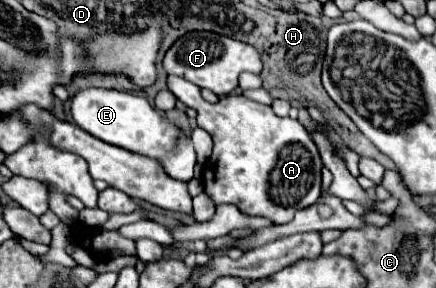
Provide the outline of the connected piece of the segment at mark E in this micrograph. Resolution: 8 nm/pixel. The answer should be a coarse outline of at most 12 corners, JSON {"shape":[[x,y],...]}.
{"shape":[[84,88],[74,122],[192,180],[196,152],[144,96]]}

